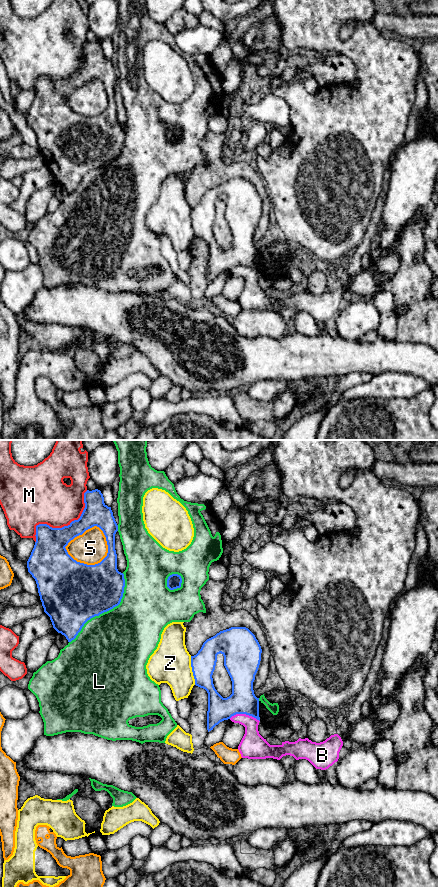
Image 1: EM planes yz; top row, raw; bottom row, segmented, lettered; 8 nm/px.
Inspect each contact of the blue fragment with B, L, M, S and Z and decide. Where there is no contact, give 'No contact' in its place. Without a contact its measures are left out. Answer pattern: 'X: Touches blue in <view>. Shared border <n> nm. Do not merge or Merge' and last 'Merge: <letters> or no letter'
B: Touches blue in yz. Shared border 240 nm. Do not merge
L: Touches blue in yz. Shared border 700 nm. Do not merge
M: Touches blue in yz. Shared border 600 nm. Do not merge
S: Touches blue in yz. Shared border 360 nm. Do not merge
Z: Touches blue in yz. Shared border 240 nm. Do not merge
Merge: no letter

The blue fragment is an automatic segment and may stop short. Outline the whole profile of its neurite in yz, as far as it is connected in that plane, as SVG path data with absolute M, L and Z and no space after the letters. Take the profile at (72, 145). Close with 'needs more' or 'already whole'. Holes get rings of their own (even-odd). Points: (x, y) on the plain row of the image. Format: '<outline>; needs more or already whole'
M100 42L84 45L85 60L78 72L68 78L52 80L47 76L36 78L36 94L27 113L28 124L35 131L44 164L50 169L53 180L66 189L68 194L76 190L84 176L95 168L118 158L124 145L124 126L117 121L115 86L118 77L111 59L104 55ZM99 79L107 93L107 108L98 116L87 117L77 114L67 104L66 98L86 82Z; already whole

